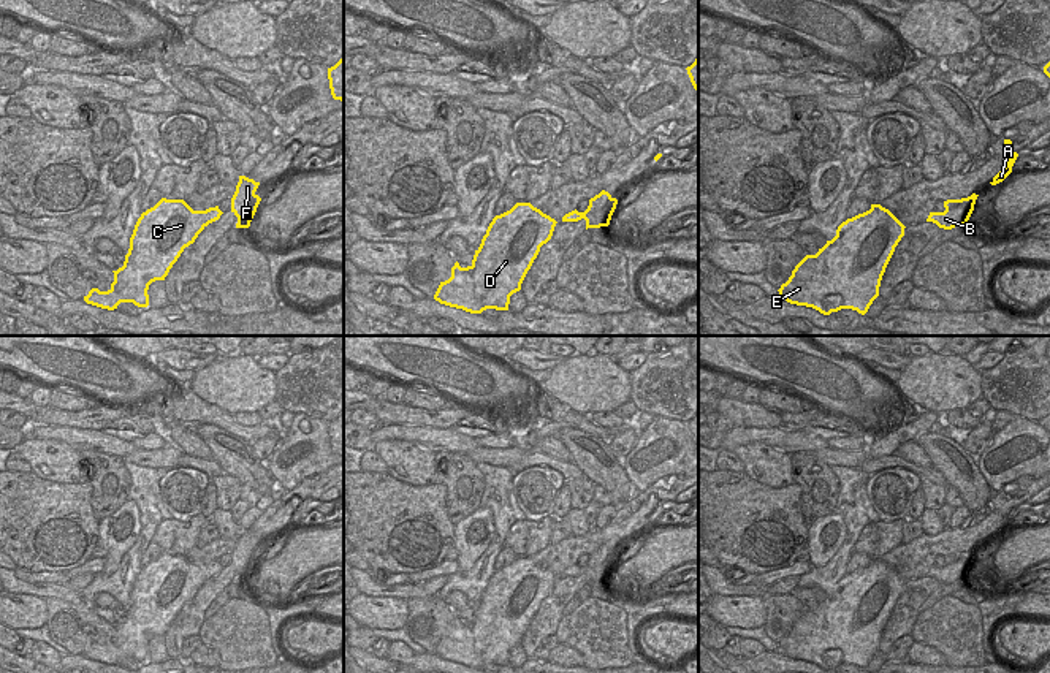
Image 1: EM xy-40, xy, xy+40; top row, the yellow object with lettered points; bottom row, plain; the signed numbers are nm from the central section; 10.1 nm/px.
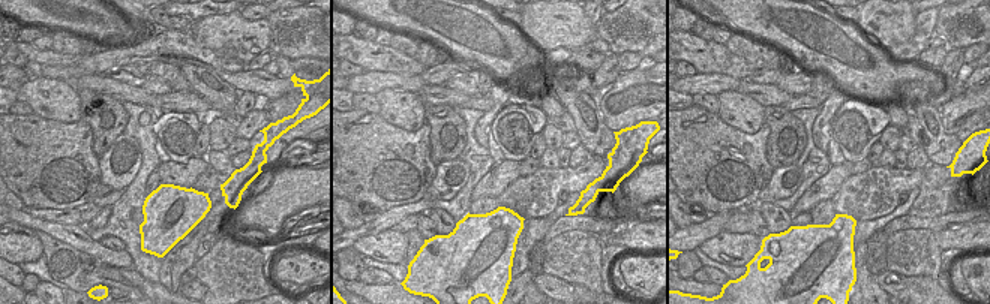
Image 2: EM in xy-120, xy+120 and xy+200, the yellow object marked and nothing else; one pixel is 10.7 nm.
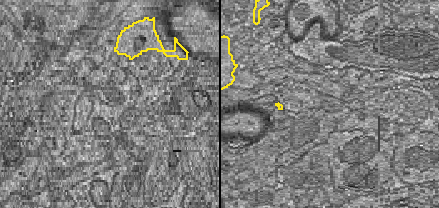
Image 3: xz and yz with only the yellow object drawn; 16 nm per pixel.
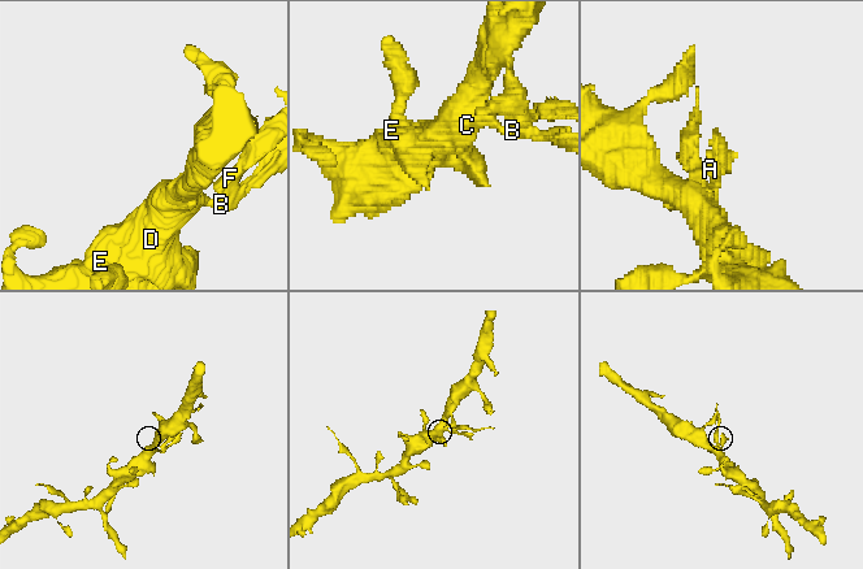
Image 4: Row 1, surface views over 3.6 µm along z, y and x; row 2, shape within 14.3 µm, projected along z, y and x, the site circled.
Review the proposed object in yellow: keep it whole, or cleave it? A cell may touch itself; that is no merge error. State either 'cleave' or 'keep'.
keep

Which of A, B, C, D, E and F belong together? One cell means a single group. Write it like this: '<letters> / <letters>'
A B C D E F

